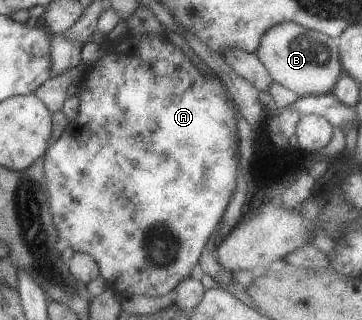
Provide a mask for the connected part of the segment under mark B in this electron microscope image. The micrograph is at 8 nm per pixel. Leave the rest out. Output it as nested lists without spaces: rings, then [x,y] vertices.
[[[284,22],[273,26],[261,40],[261,48],[256,54],[267,66],[275,83],[298,98],[321,96],[334,91],[337,82],[345,73],[337,39],[303,28],[297,22]]]

